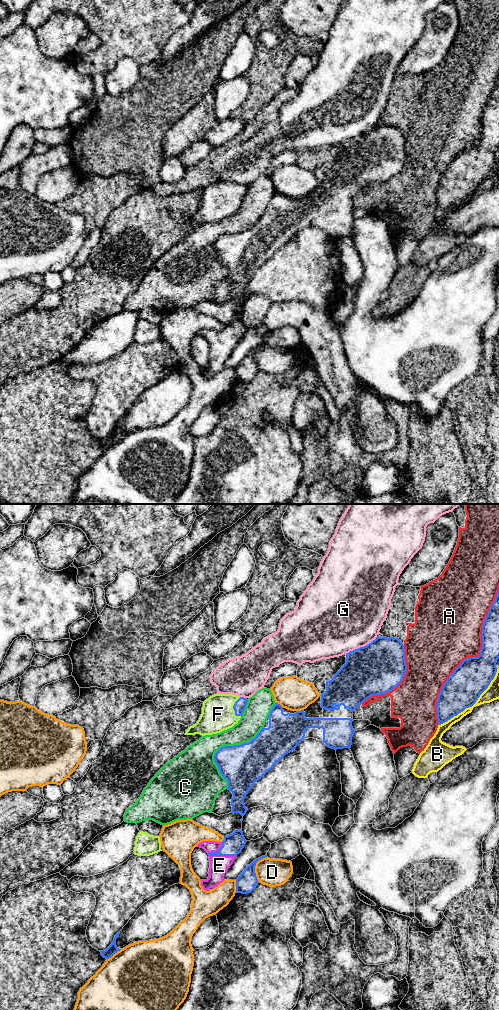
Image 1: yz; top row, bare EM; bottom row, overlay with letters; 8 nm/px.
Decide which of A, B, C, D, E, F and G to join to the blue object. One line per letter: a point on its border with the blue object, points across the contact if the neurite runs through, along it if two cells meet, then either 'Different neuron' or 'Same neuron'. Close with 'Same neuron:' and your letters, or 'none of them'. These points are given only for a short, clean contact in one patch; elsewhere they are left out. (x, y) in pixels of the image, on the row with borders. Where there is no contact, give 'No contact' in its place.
A: Touches blue at yz (471, 657). Different neuron
B: Touches blue at yz (473, 704). Different neuron
C: Touches blue at yz (222, 747). Different neuron
D: Touches blue at yz (254, 868). Different neuron
E: Touches blue at yz (222, 855). Path across: yz (232, 845), (222, 855), (219, 865). Same neuron
F: Touches blue at yz (233, 707). Same neuron
G: Touches blue at yz (362, 647). Different neuron
Same neuron: E, F

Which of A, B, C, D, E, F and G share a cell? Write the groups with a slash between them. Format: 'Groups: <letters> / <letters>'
Groups: A / B / C / D / E F / G

